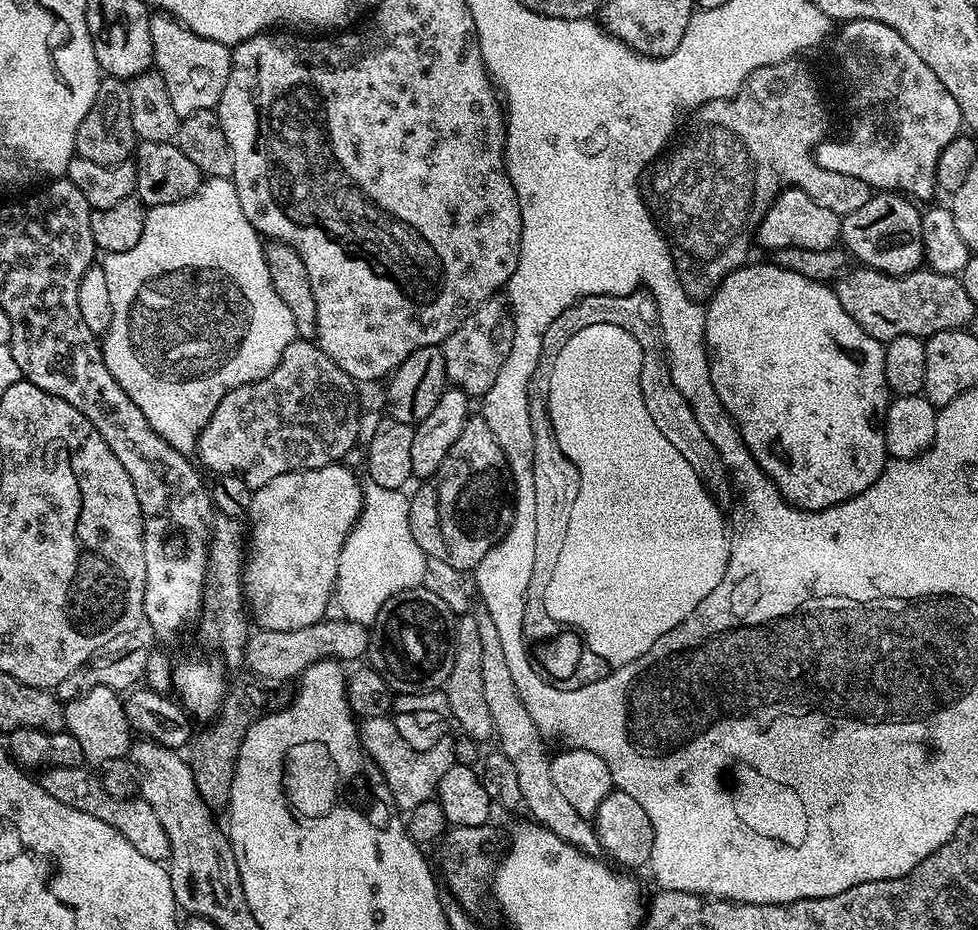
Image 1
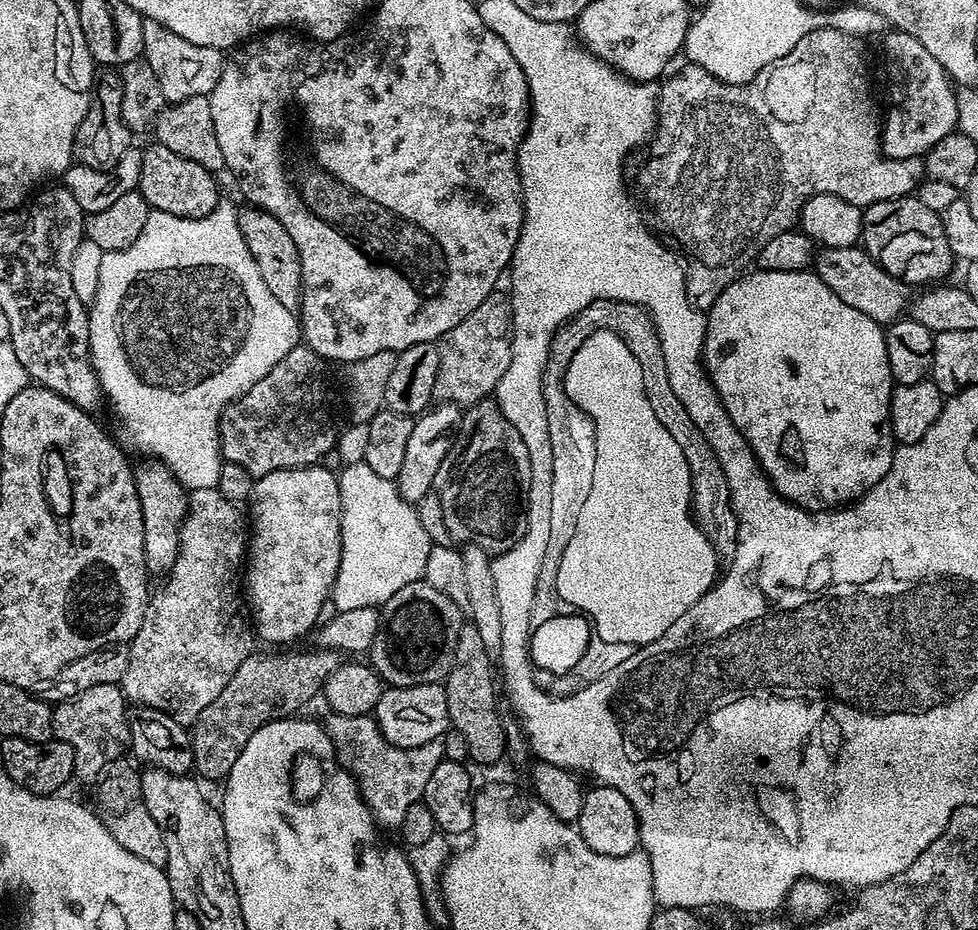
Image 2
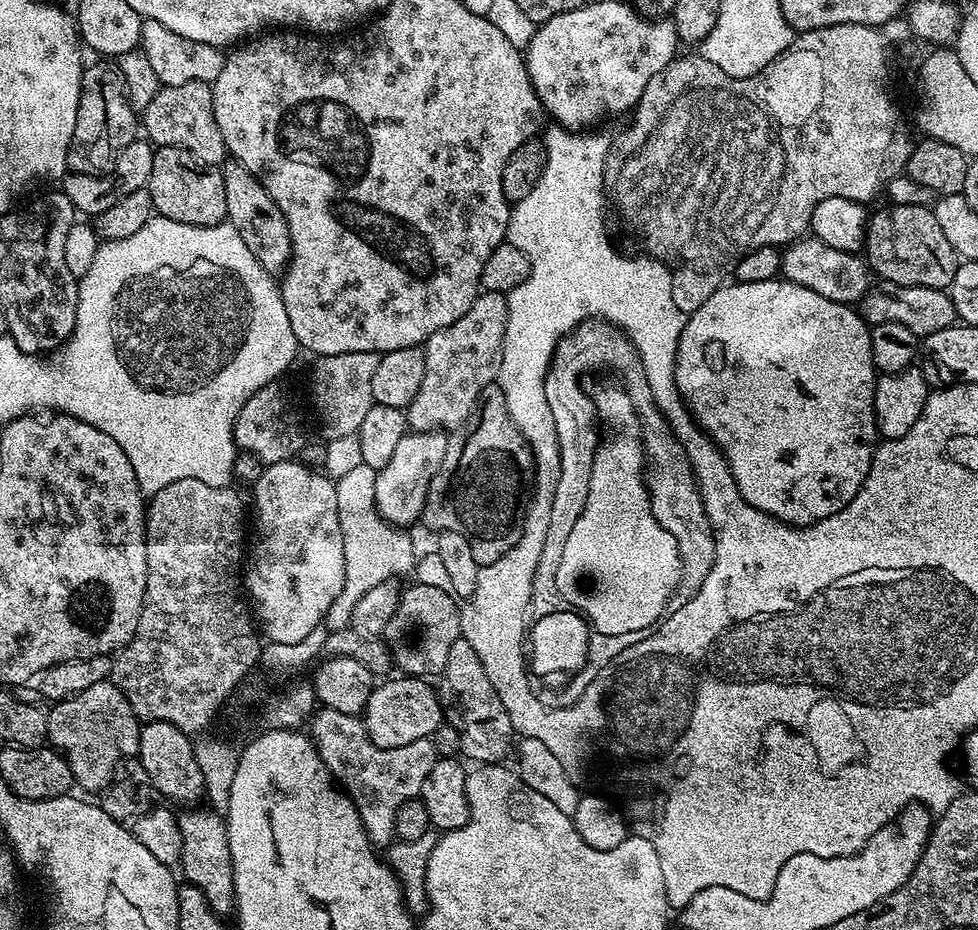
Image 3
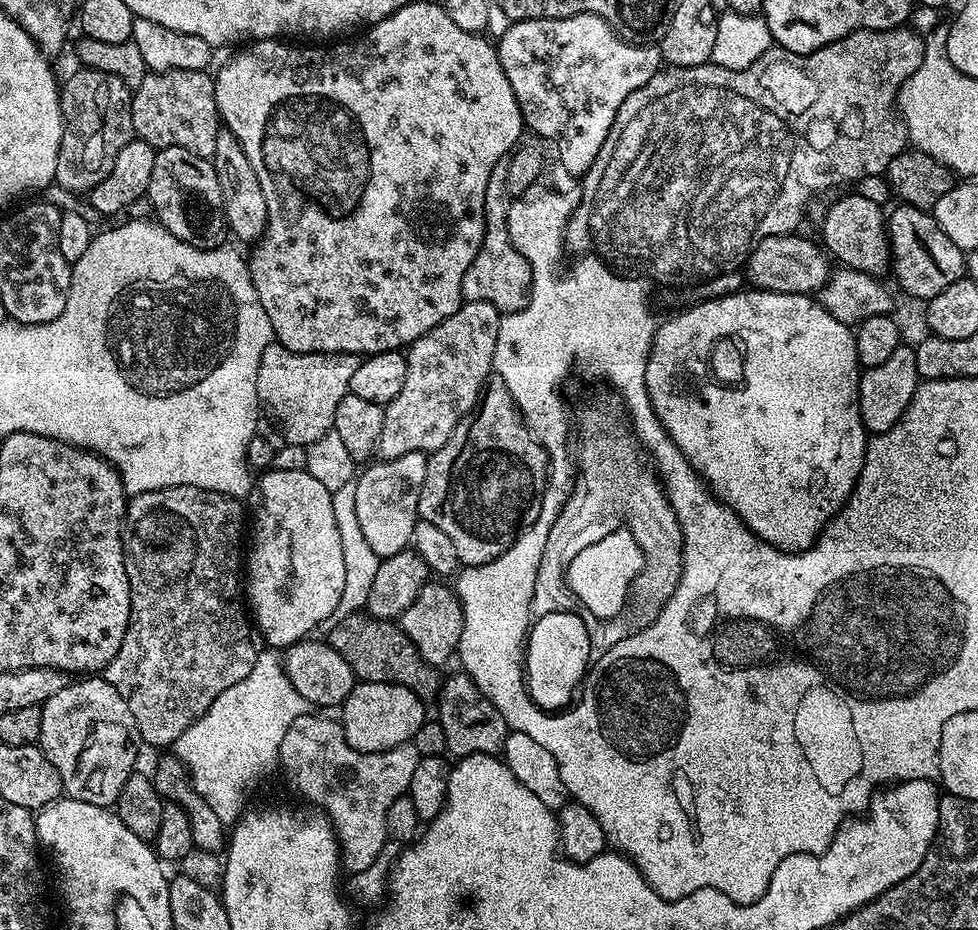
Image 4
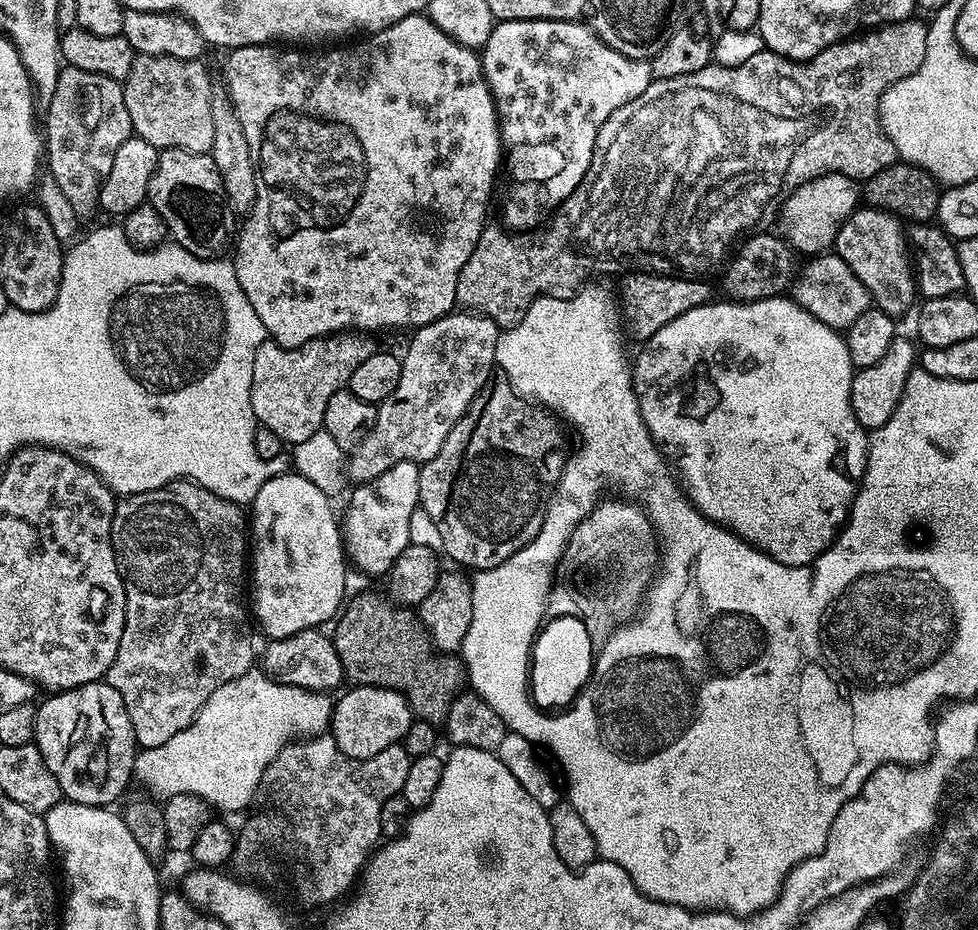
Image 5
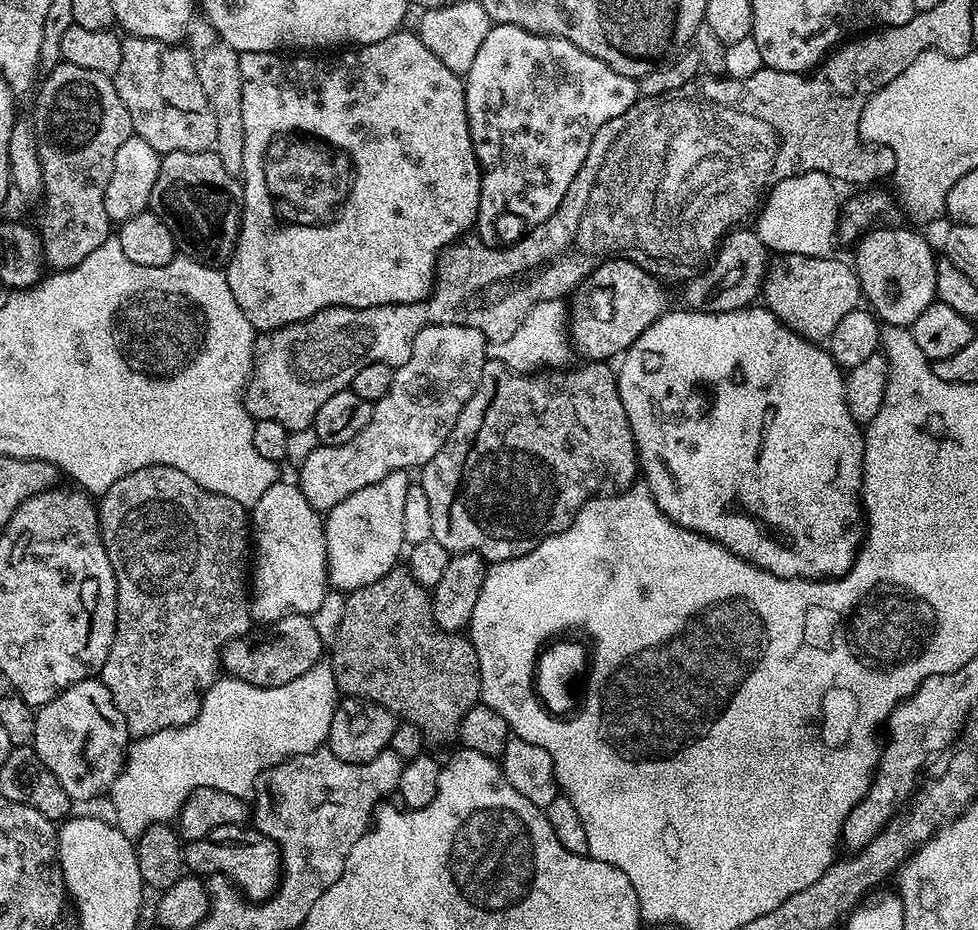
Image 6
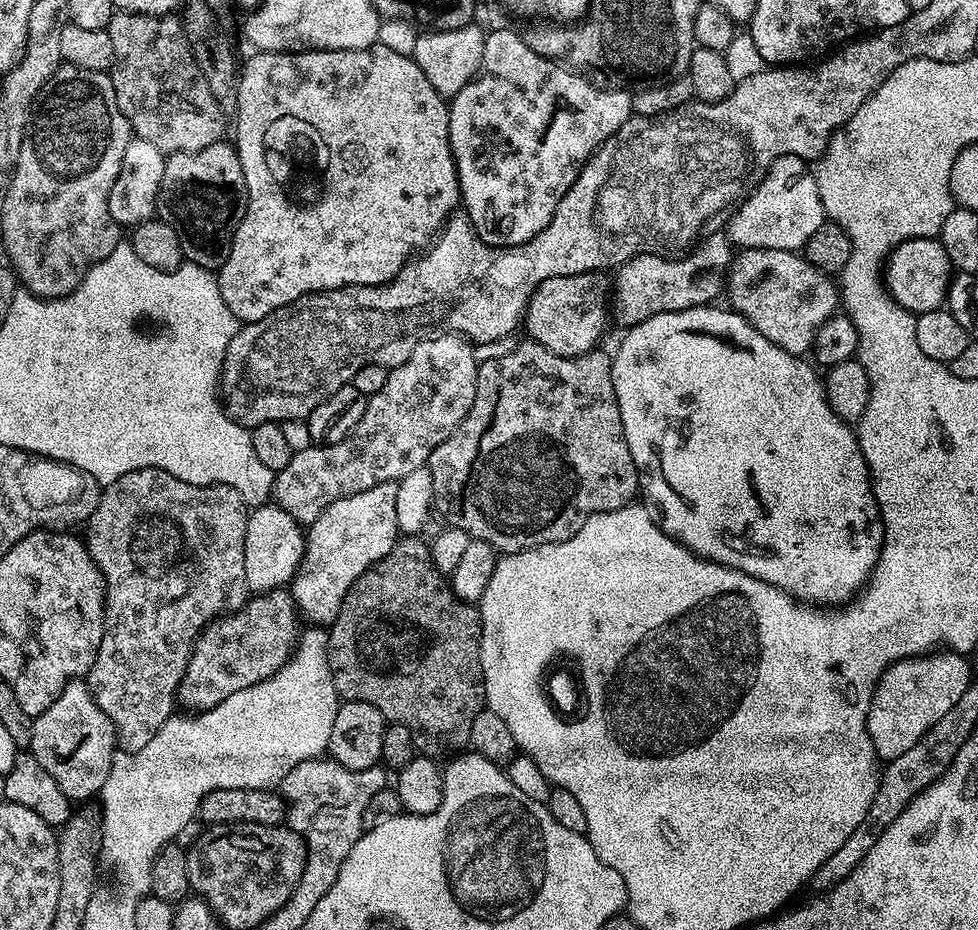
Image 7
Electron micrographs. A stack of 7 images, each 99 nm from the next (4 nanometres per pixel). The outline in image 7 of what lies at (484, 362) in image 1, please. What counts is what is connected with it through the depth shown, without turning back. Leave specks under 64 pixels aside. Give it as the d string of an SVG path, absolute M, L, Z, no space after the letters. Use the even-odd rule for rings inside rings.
M455 332L419 340L410 358L389 371L386 386L368 397L366 414L345 440L293 451L286 470L275 473L271 499L307 526L334 502L425 467L432 451L454 434L474 406L477 386L478 361L471 340Z

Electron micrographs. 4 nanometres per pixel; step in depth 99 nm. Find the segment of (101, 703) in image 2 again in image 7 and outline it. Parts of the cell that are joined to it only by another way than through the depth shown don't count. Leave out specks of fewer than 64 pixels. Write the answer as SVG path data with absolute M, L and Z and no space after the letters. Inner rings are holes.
M83 679L70 681L62 690L62 694L58 694L58 698L50 702L50 706L42 715L32 721L30 755L38 758L38 762L42 762L46 774L50 774L54 782L58 782L62 794L66 794L73 802L88 800L91 796L93 799L103 790L106 778L112 769L112 756L117 751L116 728L110 722L110 718L106 718L102 706L98 706L98 702L92 697L92 692Z

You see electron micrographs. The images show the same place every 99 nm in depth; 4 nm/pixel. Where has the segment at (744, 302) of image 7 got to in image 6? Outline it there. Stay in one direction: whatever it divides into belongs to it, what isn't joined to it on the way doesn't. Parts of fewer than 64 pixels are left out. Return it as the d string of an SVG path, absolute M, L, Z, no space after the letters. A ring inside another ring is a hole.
M777 255L764 276L762 304L769 312L802 338L813 342L827 341L838 321L850 310L861 307L862 293L855 267L844 260L832 260L831 255Z

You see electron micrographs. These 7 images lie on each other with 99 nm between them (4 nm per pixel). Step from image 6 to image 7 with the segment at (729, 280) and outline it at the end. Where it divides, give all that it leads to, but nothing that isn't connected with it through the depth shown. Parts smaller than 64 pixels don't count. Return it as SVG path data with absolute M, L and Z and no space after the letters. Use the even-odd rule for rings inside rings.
M723 231L710 232L687 254L673 258L668 254L644 252L619 265L620 273L614 276L614 320L621 324L621 329L633 328L654 314L702 308L719 301L716 300L719 296L721 299L732 269L734 244Z

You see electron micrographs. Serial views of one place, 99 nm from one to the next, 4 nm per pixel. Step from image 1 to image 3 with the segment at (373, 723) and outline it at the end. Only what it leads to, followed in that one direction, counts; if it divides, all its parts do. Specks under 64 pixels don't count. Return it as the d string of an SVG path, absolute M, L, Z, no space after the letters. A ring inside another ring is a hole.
M323 706L317 707L313 711L310 717L311 723L310 739L316 745L316 750L320 753L321 760L324 761L328 775L333 778L344 776L343 791L347 792L350 799L355 802L366 834L372 839L373 845L391 845L396 836L395 816L398 814L399 807L407 800L419 797L422 782L426 782L426 774L430 774L430 770L436 765L438 757L436 747L432 745L431 739L410 742L406 746L398 746L397 748L383 748L368 739L363 723L356 716L342 714L342 710Z

